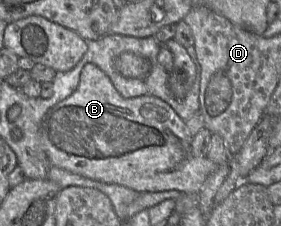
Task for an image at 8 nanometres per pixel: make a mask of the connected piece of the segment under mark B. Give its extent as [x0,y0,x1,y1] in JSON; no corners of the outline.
[40,63,216,193]

